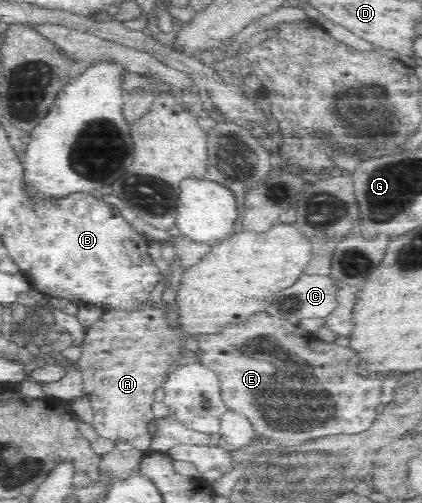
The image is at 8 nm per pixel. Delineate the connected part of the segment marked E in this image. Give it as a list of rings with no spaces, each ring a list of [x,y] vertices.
[[[265,312],[255,313],[242,323],[225,325],[222,332],[196,336],[201,350],[198,361],[219,377],[220,391],[227,410],[244,414],[258,435],[263,438],[273,437],[280,447],[291,446],[292,451],[300,443],[316,438],[331,437],[331,434],[357,434],[367,430],[377,418],[377,406],[381,404],[381,378],[377,374],[359,376],[349,372],[339,360],[341,347],[313,336],[313,348],[317,348],[315,362],[315,350],[307,350],[311,348],[309,342],[312,336],[298,324],[295,326]]]

